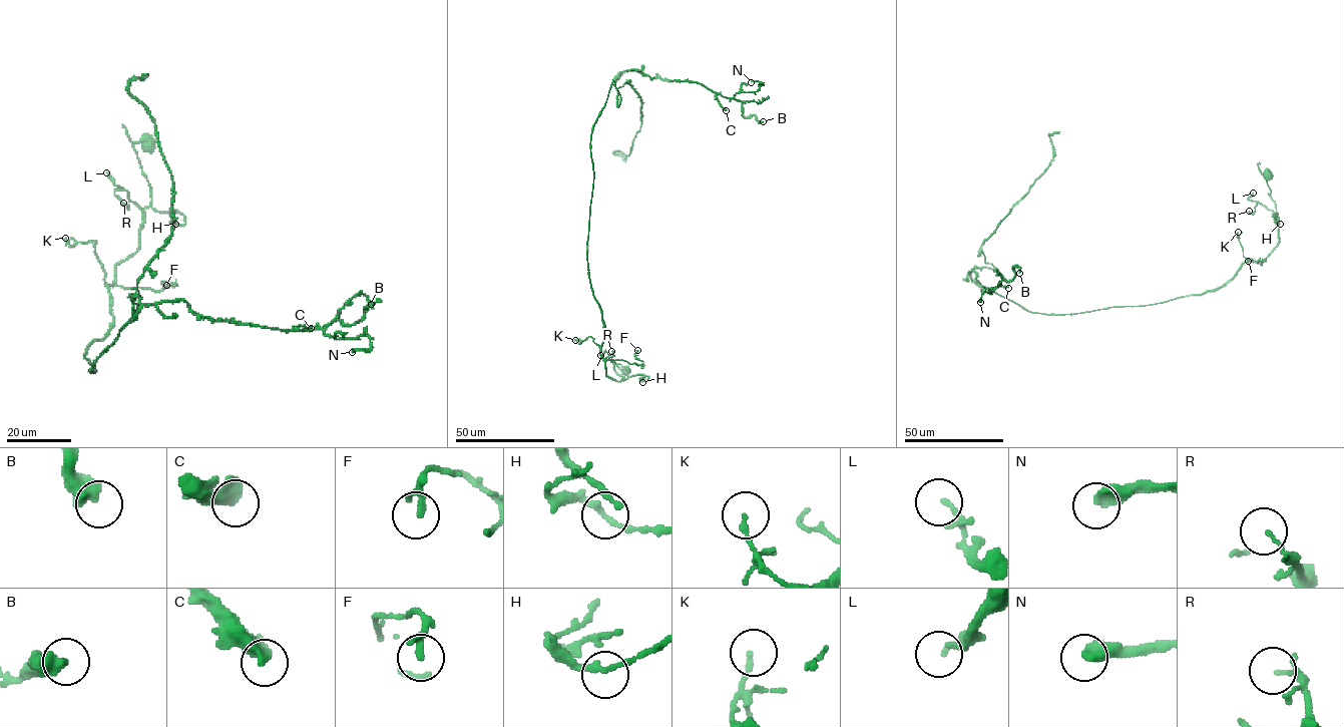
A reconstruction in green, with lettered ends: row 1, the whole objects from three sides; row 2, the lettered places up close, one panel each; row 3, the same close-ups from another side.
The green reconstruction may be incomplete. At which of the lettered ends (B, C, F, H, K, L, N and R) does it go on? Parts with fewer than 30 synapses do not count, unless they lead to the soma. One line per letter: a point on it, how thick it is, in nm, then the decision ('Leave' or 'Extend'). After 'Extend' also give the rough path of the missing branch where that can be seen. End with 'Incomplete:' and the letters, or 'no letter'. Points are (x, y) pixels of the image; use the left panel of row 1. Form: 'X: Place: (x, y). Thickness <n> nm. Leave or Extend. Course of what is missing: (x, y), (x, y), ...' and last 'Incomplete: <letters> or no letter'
B: Place: (371, 304). Thickness 550 nm. Leave
C: Place: (311, 328). Thickness 400 nm. Leave
F: Place: (166, 285). Thickness 220 nm. Leave
H: Place: (175, 224). Thickness 170 nm. Leave
K: Place: (65, 238). Thickness 150 nm. Leave
L: Place: (106, 172). Thickness 80 nm. Leave
N: Place: (352, 352). Thickness 460 nm. Leave
R: Place: (123, 203). Thickness 100 nm. Leave
Incomplete: no letter

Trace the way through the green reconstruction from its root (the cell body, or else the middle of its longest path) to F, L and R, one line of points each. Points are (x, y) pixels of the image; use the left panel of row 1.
F: (148, 145), (132, 143), (151, 203), (139, 248), (116, 266), (114, 285), (166, 285)
L: (148, 145), (132, 143), (151, 189), (151, 203), (143, 210), (143, 218), (128, 193), (106, 172)
R: (148, 145), (132, 143), (151, 189), (144, 218), (128, 193), (117, 189), (114, 194), (123, 203)

